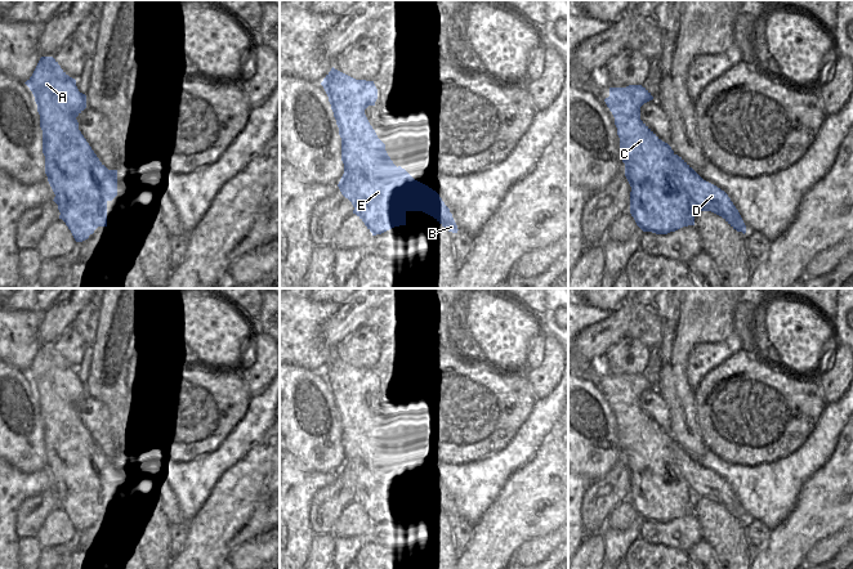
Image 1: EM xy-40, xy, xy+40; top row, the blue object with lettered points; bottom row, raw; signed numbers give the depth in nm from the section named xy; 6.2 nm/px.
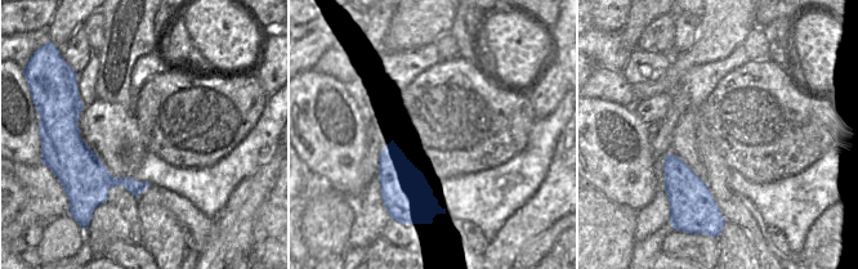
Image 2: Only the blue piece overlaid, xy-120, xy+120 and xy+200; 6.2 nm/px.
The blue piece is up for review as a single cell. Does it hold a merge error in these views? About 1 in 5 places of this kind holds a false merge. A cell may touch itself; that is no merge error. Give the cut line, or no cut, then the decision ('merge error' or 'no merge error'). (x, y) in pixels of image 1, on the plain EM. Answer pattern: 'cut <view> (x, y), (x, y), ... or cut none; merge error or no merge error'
cut none; no merge error

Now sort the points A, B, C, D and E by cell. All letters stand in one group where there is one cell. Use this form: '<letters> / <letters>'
A B C D E

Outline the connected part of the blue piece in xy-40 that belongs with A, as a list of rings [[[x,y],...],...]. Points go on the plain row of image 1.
[[[41,345],[32,364],[24,371],[35,385],[43,418],[43,442],[45,444],[45,462],[55,483],[62,507],[76,530],[82,530],[98,515],[107,515],[107,490],[117,484],[117,458],[108,458],[97,445],[81,420],[76,406],[86,396],[86,384],[80,381],[76,368],[70,366],[53,345]]]

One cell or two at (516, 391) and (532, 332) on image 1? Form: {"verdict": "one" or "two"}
{"verdict": "two"}

